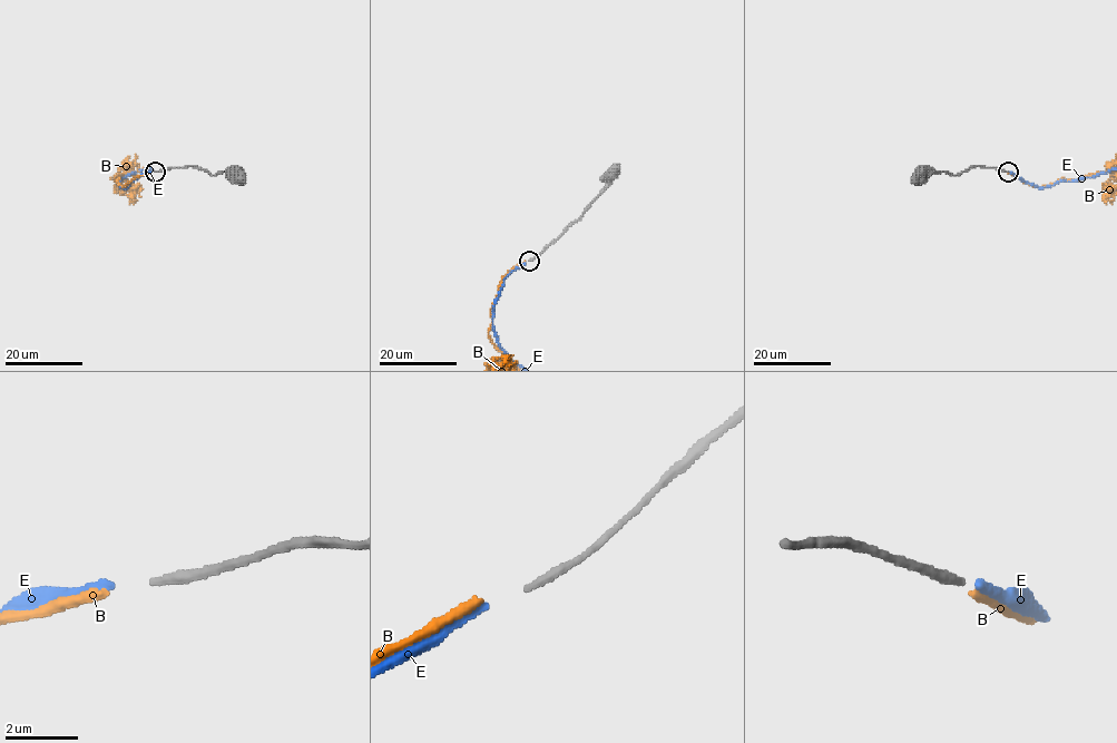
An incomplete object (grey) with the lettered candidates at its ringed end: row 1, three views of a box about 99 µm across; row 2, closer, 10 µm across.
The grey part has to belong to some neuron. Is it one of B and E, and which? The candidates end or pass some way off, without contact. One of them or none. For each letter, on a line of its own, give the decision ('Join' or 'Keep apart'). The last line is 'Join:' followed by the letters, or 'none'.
B: Join
E: Keep apart
Join: B

